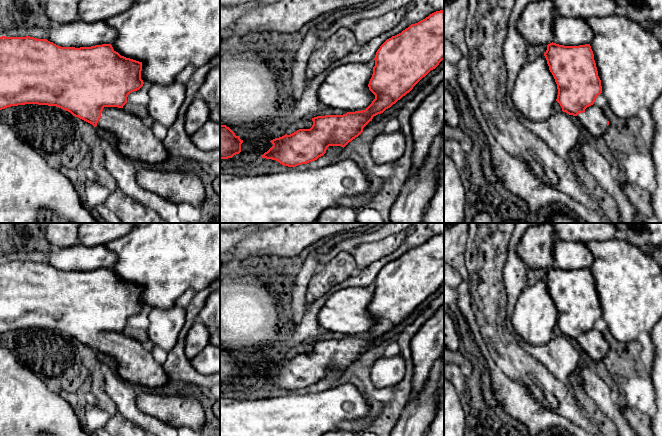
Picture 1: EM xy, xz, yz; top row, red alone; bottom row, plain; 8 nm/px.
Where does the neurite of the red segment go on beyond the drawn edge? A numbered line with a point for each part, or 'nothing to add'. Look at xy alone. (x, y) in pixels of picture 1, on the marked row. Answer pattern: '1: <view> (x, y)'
1: xy (135, 140)

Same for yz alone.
1: yz (594, 120)

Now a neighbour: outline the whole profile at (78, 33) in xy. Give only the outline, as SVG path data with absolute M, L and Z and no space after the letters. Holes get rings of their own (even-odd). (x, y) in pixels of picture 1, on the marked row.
M75 20L52 27L47 32L47 40L61 47L91 47L111 44L117 32L105 21L93 23Z

